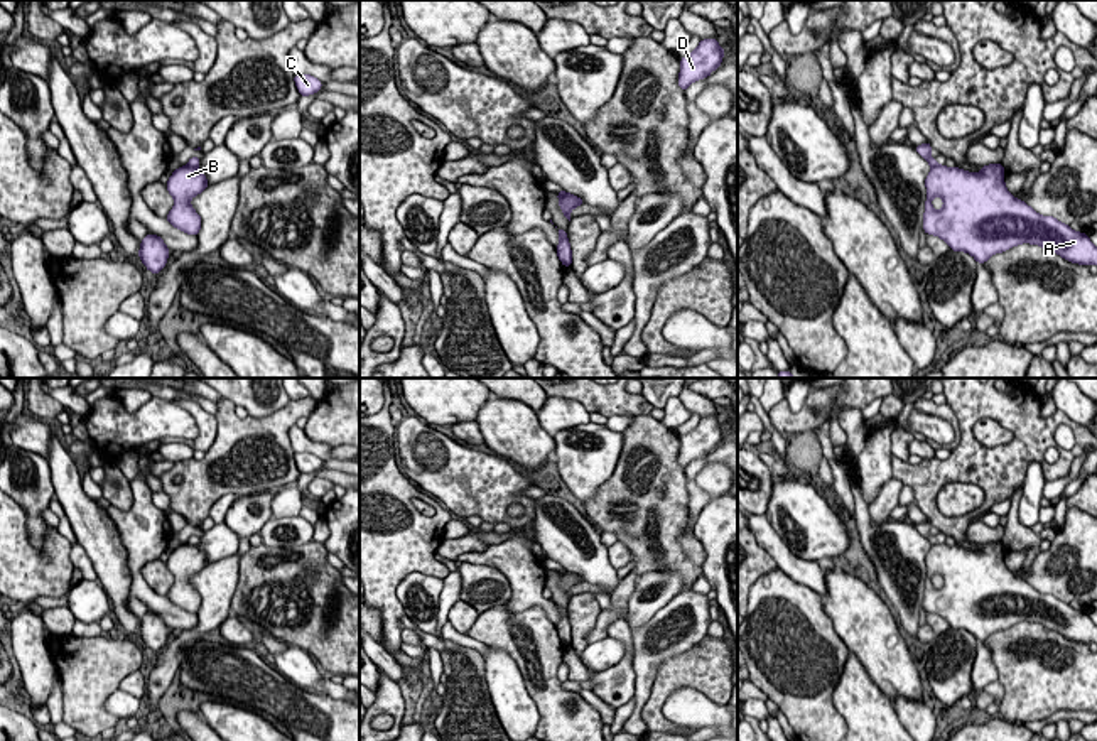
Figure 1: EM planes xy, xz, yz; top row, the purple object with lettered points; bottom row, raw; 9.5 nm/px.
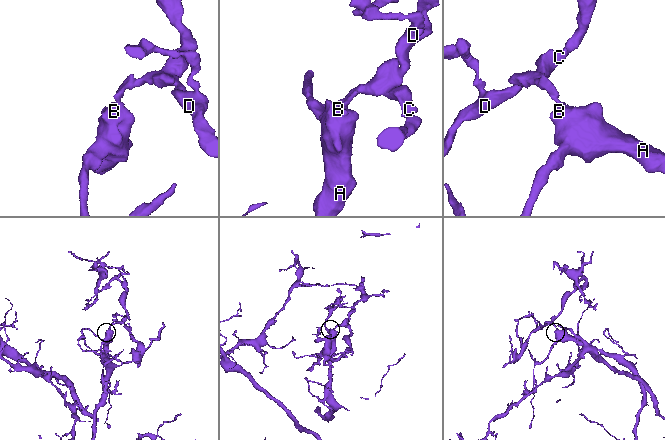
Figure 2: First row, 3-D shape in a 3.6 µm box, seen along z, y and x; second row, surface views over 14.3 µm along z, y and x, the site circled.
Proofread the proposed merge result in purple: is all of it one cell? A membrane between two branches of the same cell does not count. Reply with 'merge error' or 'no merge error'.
merge error

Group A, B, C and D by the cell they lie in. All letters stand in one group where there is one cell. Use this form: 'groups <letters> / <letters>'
groups A B / C D

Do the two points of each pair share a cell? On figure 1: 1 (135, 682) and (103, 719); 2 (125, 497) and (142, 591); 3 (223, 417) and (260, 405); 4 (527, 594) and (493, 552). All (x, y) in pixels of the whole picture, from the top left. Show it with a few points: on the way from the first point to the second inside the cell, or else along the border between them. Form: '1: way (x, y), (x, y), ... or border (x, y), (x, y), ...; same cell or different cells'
1: border (139, 669), (132, 670), (117, 687); different cells
2: border (130, 481), (132, 505), (125, 510), (112, 507); different cells
3: border (287, 404), (265, 416), (248, 416); different cells
4: way (527, 584), (503, 561); same cell

